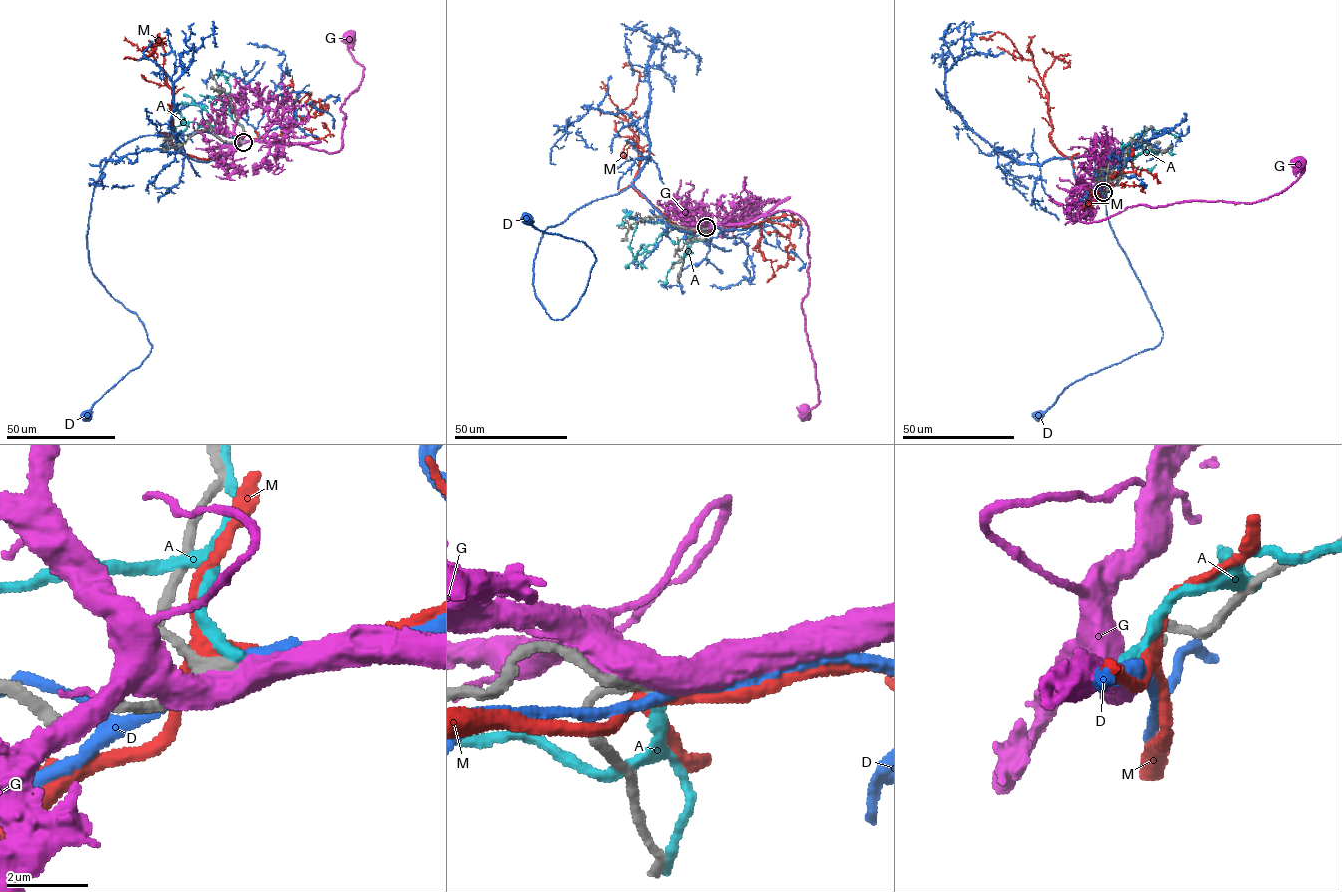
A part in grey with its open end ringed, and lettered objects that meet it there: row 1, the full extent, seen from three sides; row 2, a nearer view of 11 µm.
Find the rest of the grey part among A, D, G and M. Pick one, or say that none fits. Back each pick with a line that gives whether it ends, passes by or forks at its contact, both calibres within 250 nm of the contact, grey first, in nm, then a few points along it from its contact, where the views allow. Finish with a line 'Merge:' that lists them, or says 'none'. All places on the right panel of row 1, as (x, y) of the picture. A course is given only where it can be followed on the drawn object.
Merge: none

